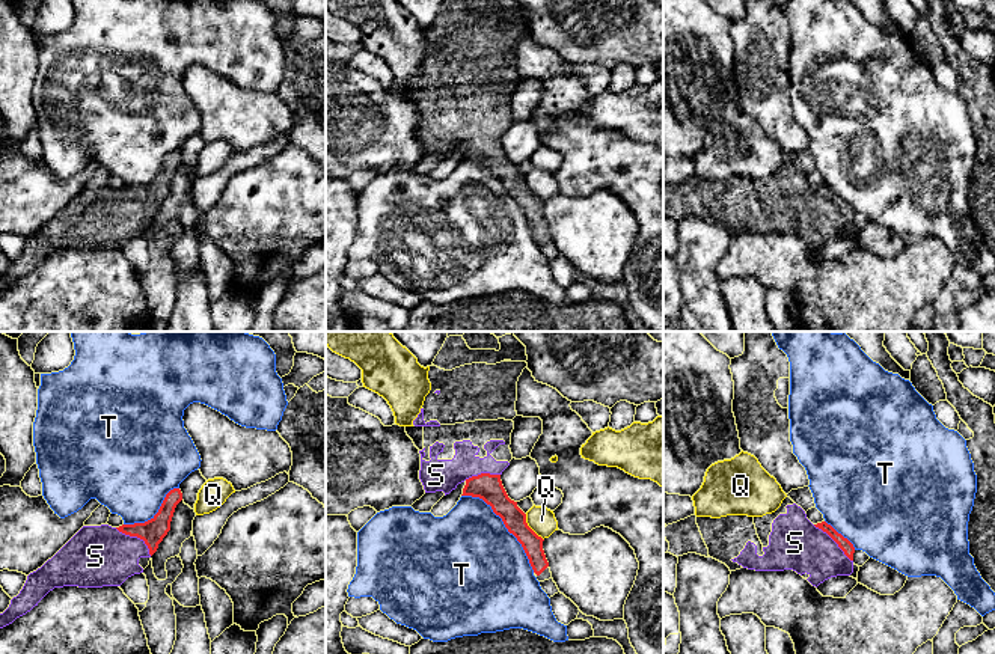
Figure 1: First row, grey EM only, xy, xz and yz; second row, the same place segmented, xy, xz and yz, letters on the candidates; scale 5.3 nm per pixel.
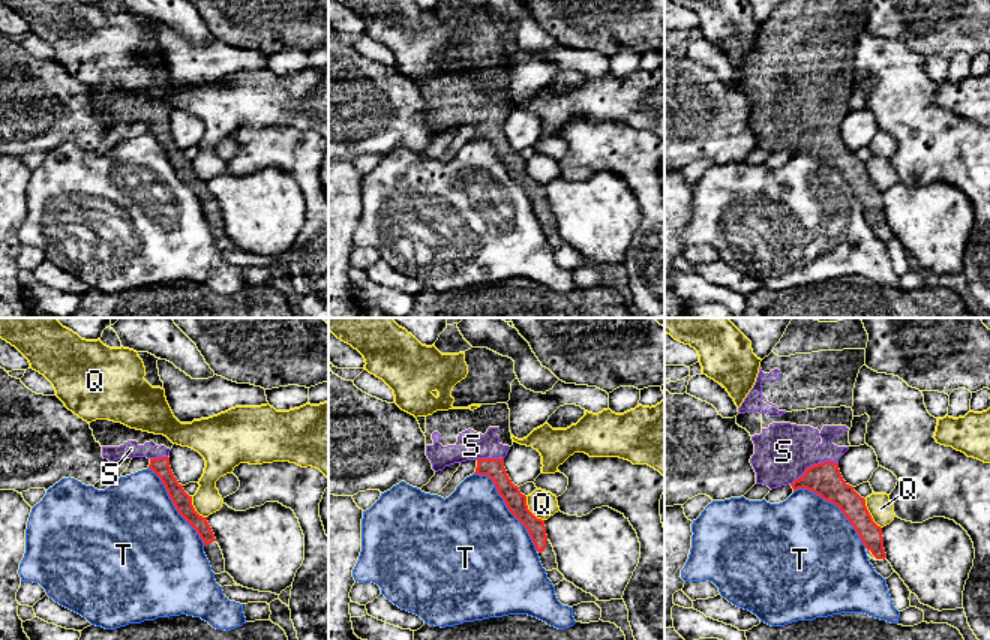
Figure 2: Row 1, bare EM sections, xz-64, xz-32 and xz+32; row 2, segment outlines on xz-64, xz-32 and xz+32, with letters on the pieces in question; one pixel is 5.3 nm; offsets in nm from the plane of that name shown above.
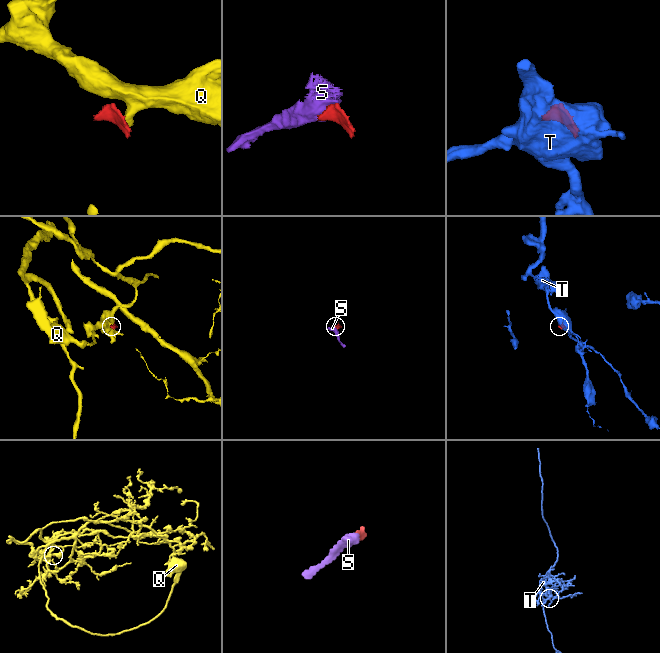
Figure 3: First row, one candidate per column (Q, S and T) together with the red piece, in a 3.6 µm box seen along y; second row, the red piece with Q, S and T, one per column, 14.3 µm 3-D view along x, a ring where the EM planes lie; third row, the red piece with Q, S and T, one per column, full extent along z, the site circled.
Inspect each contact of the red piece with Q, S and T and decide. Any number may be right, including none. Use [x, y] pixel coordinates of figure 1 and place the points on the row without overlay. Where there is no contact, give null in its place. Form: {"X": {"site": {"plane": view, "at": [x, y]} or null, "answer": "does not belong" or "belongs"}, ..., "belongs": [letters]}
{"Q": {"site": {"plane": "xz", "at": [529, 190]}, "answer": "does not belong"}, "S": {"site": {"plane": "xy", "at": [136, 198]}, "answer": "belongs"}, "T": {"site": {"plane": "xz", "at": [504, 186]}, "answer": "does not belong"}, "belongs": ["S"]}

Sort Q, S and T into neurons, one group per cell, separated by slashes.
Q / S / T

